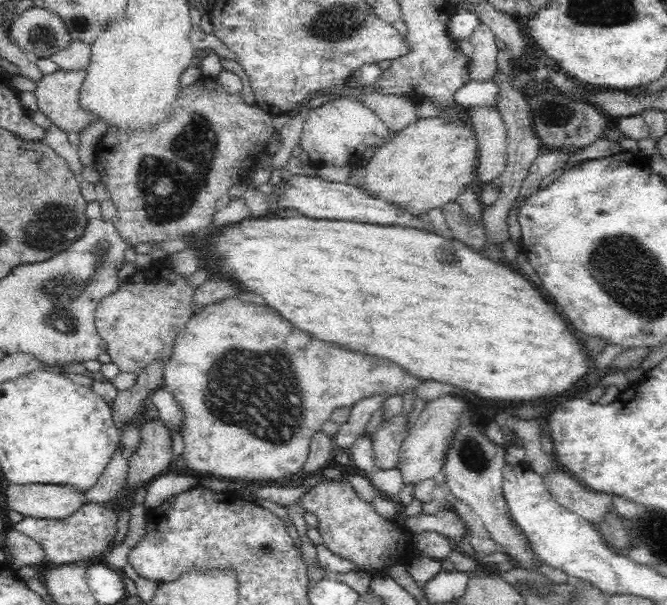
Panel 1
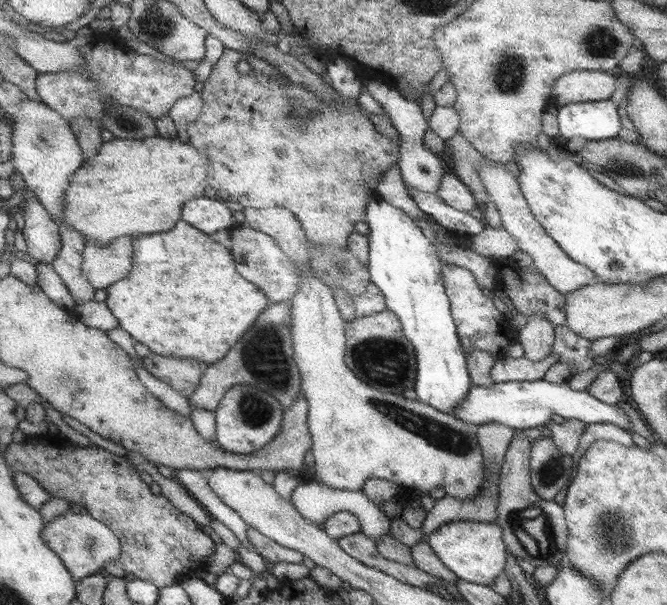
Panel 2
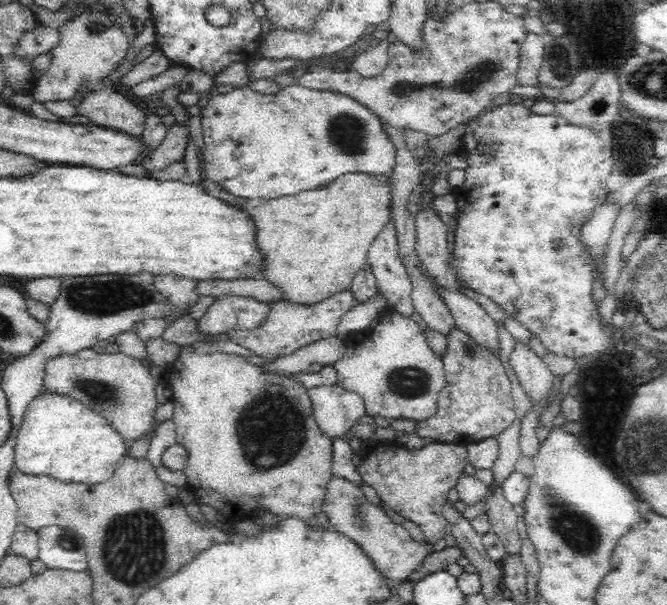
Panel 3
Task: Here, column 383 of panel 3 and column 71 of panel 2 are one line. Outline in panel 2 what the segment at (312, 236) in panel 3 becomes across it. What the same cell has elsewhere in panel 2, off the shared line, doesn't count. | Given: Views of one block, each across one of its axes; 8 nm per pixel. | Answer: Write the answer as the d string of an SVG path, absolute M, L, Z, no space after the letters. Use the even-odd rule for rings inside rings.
M156 135L141 140L114 138L104 142L101 151L72 176L71 185L65 191L63 220L86 239L93 238L99 246L124 236L168 232L181 220L184 202L204 195L207 178L208 160L191 144L181 142L177 137L167 139Z

